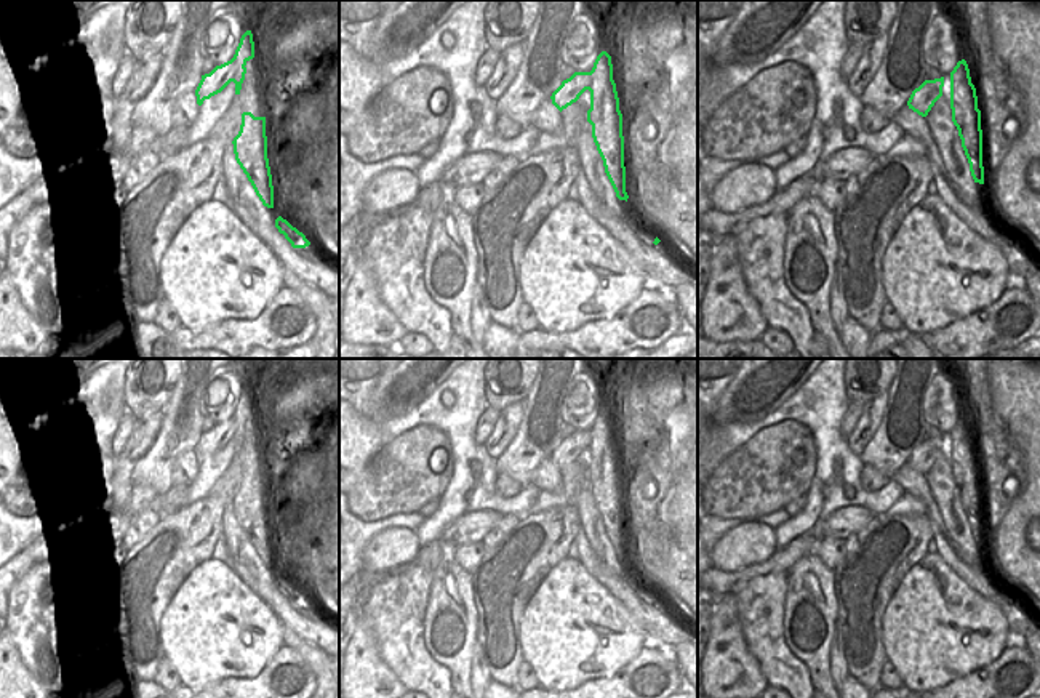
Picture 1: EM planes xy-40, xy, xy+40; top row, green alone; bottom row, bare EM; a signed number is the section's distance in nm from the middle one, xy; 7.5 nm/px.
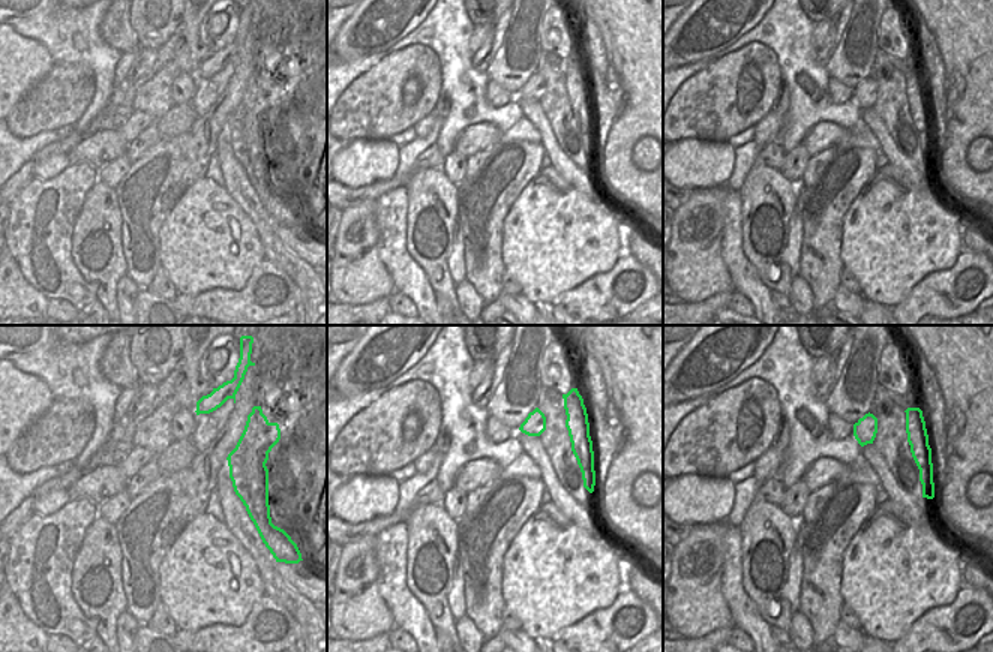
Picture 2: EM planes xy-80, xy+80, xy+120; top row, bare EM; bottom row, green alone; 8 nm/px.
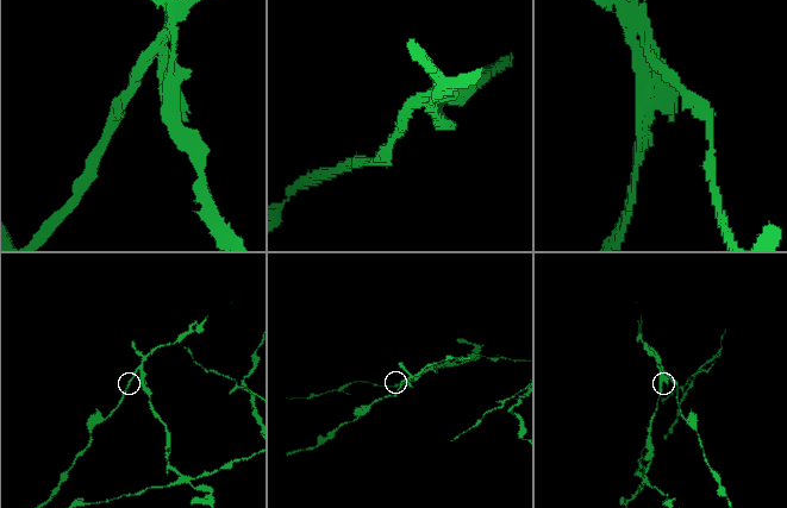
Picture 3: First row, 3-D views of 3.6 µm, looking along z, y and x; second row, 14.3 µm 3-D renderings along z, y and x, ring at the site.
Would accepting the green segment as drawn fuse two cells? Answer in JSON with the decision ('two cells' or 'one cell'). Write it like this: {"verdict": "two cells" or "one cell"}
{"verdict": "two cells"}

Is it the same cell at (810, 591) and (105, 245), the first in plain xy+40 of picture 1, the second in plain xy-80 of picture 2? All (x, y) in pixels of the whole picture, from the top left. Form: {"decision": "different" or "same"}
{"decision": "same"}

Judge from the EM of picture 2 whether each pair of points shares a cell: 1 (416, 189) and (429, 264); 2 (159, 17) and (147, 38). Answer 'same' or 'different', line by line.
1: same
2: same

